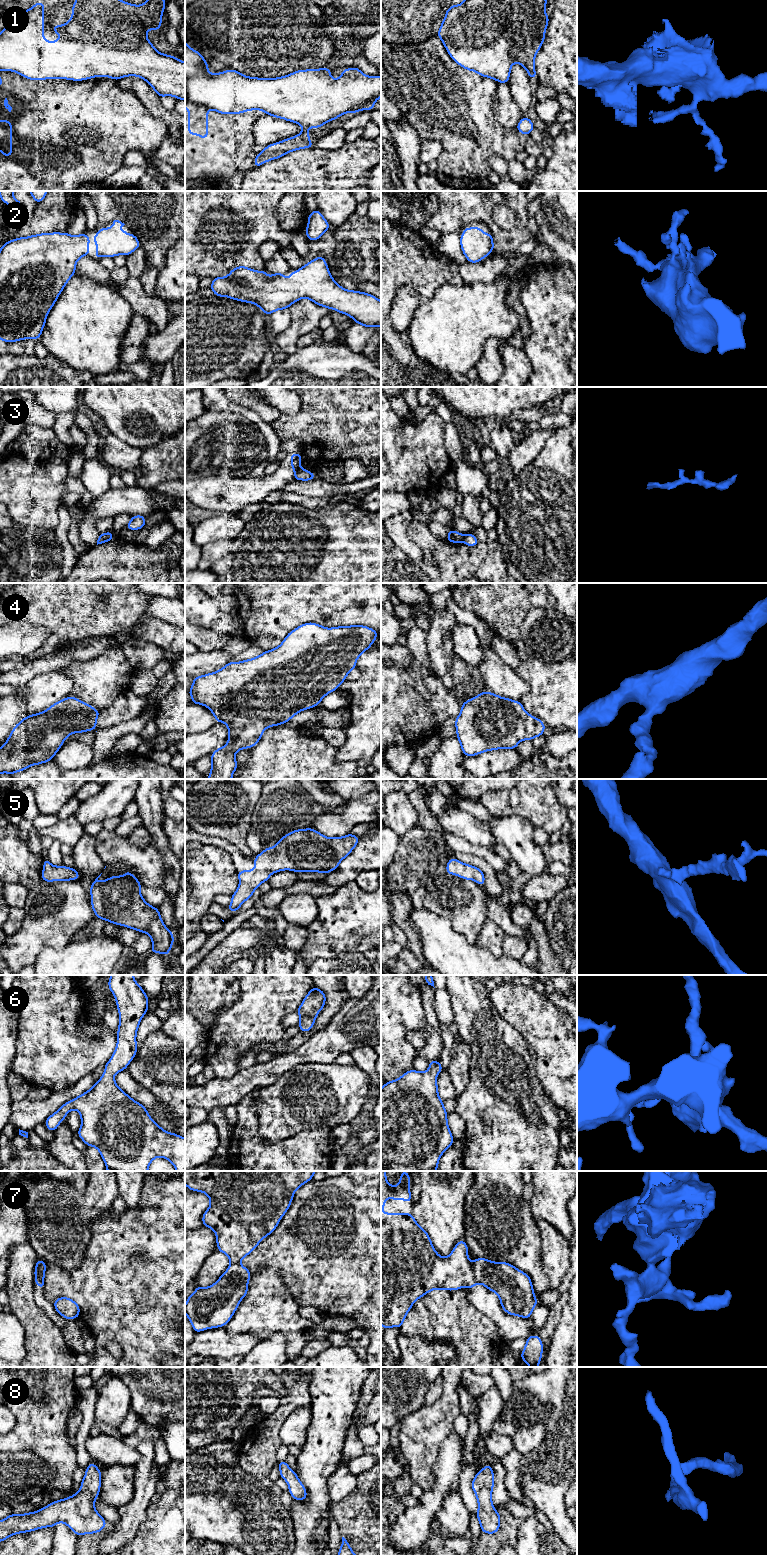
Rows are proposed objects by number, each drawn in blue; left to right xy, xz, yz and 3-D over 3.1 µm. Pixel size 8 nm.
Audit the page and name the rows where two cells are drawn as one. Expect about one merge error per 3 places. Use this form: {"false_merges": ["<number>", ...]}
{"false_merges": ["3", "7"]}

